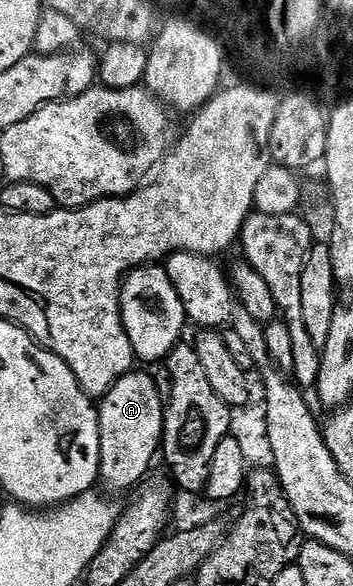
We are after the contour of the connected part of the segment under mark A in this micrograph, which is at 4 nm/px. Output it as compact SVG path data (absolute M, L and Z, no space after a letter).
M132 371L126 373L121 379L117 379L117 383L113 383L111 390L103 396L98 402L97 408L99 410L99 438L101 439L101 455L99 456L99 476L102 484L107 484L111 489L128 489L128 491L134 490L136 486L142 482L143 478L148 476L152 472L155 457L157 461L157 454L160 452L163 443L163 407L165 404L164 394L161 392L161 385L154 381L147 373L138 373L138 371Z

